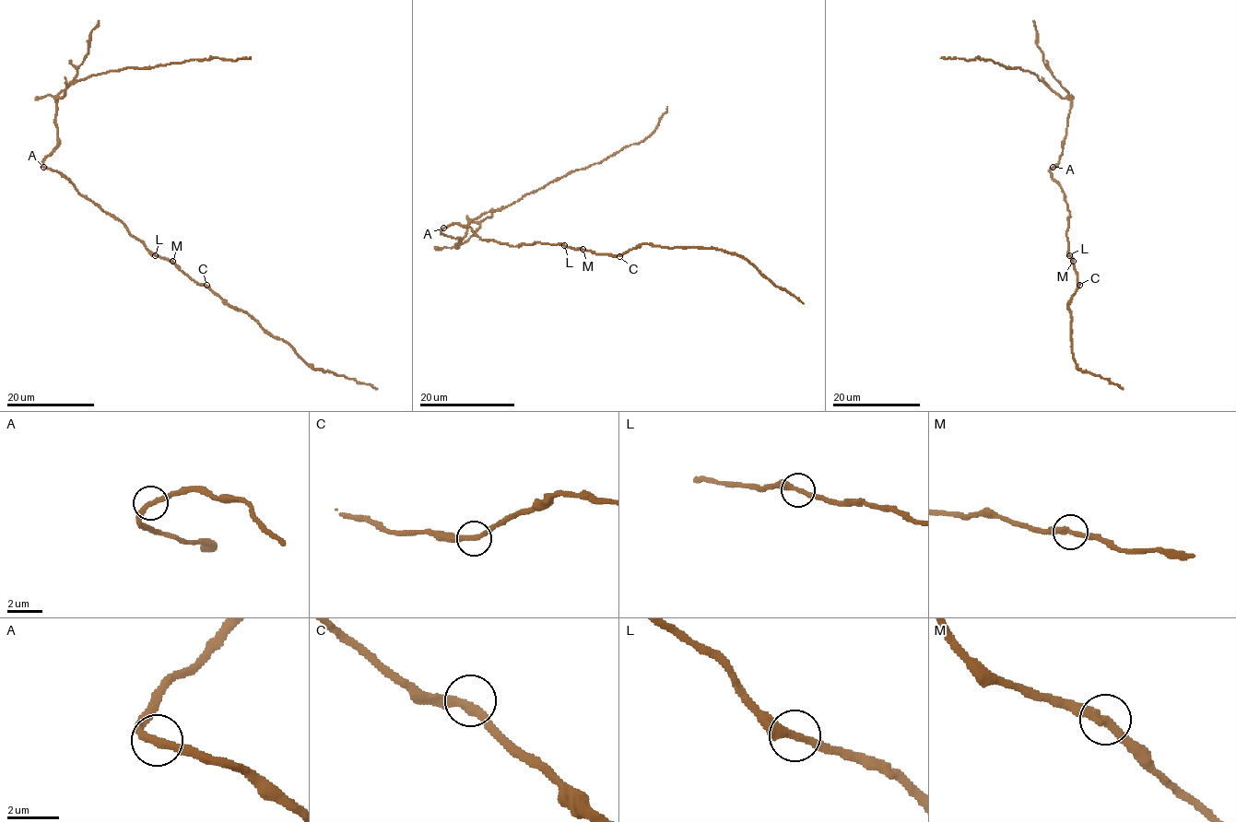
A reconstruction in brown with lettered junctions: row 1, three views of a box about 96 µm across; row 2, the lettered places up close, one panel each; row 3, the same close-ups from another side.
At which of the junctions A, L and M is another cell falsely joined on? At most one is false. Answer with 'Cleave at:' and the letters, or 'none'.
Cleave at: none

